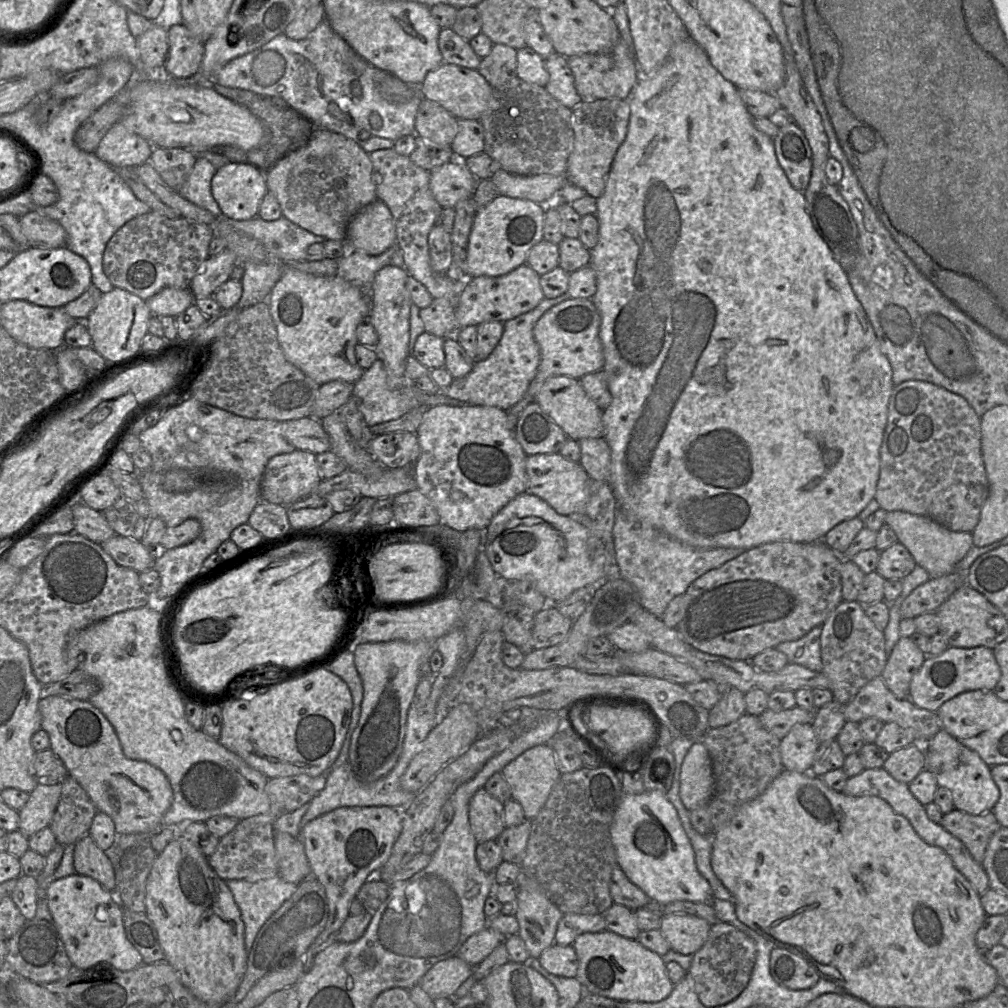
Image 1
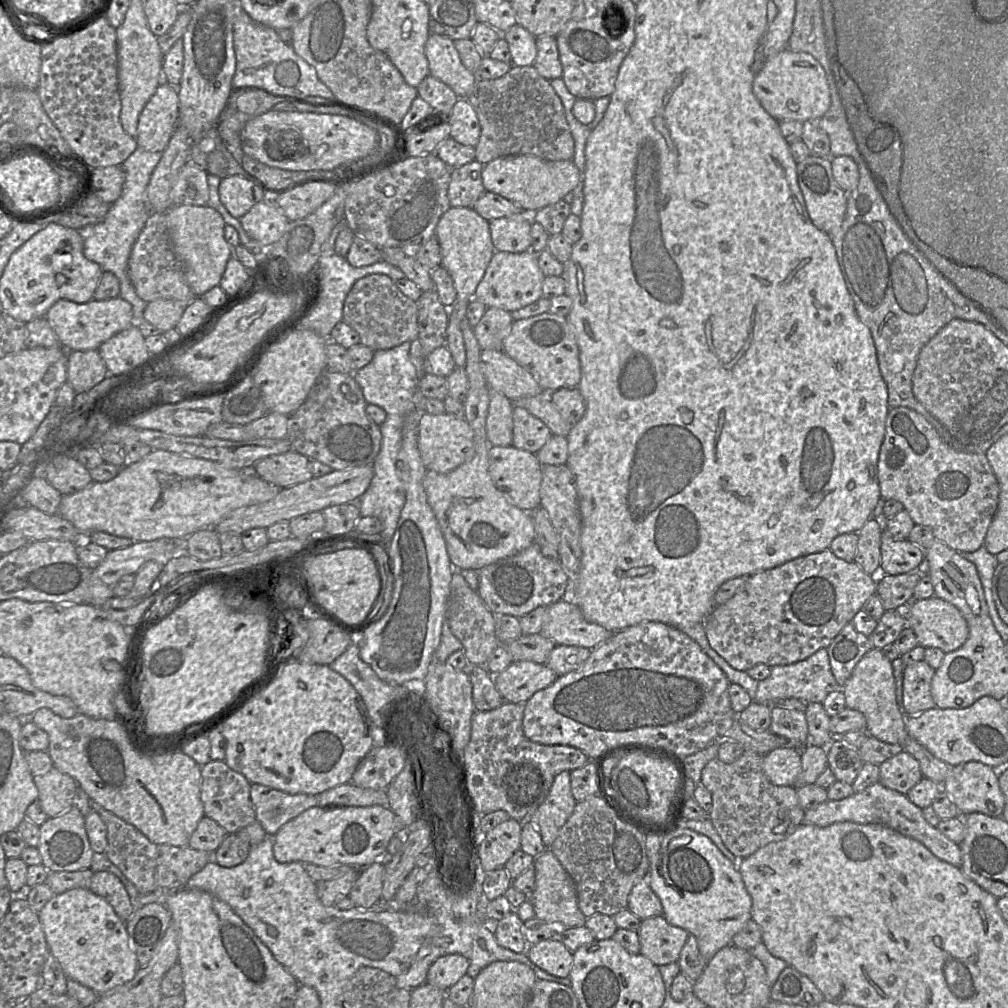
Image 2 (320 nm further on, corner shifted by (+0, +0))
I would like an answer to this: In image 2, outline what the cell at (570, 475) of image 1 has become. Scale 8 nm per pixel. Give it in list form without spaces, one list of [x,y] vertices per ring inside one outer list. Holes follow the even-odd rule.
[[[490,446],[488,472],[494,486],[515,506],[531,512],[540,507],[542,464],[534,453],[510,446]]]

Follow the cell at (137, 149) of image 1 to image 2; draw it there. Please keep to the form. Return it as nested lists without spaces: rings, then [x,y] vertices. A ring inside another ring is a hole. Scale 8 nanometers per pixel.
[[[162,82],[140,113],[135,137],[137,145],[147,151],[163,152],[178,126],[179,96],[177,87]]]

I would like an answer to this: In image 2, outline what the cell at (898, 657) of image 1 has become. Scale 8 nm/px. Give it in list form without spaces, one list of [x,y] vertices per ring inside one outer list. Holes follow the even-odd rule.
[[[925,660],[909,663],[904,668],[902,710],[905,716],[916,716],[936,707],[931,694],[935,669]]]

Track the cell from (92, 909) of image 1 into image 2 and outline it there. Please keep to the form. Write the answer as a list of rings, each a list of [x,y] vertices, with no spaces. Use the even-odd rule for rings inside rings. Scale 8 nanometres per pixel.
[[[74,888],[54,895],[38,912],[48,951],[57,959],[64,974],[98,995],[105,995],[134,978],[138,970],[136,954],[129,943],[123,922],[103,898],[87,888]]]

